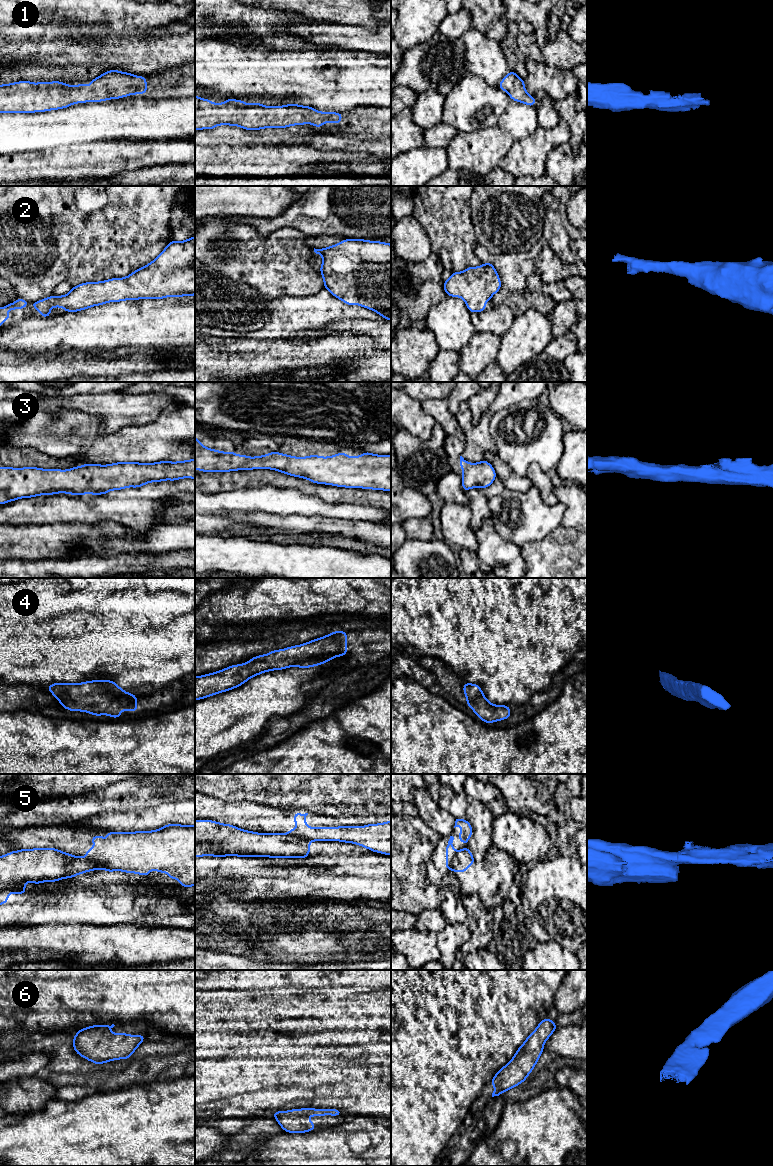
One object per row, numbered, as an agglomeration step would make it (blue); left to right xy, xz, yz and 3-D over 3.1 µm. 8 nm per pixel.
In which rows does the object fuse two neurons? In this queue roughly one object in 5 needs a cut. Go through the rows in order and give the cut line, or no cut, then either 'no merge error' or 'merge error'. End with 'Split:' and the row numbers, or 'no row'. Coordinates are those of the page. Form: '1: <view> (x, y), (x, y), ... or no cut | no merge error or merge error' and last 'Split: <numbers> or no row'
1: no cut | no merge error
2: no cut | no merge error
3: no cut | no merge error
4: no cut | no merge error
5: xz (286, 834), (300, 836), (309, 840) | merge error
6: no cut | no merge error
Split: 5

